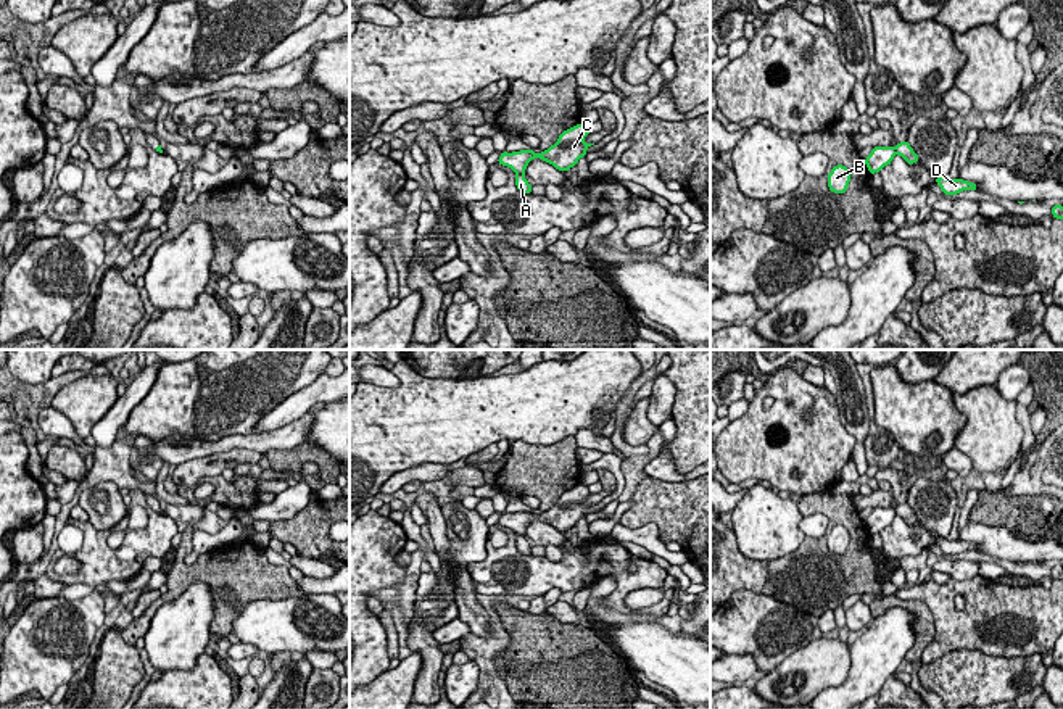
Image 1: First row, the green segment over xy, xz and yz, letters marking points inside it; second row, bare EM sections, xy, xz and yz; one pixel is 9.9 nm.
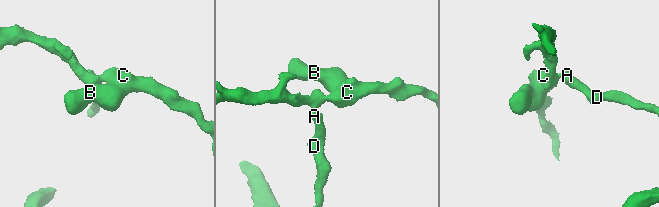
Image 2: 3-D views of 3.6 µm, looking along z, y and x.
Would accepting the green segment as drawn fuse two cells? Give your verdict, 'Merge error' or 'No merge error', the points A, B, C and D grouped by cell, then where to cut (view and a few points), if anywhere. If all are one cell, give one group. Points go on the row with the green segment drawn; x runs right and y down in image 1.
Merge error. Groups: A D / B C. Split along xz (517, 171), (522, 174)

